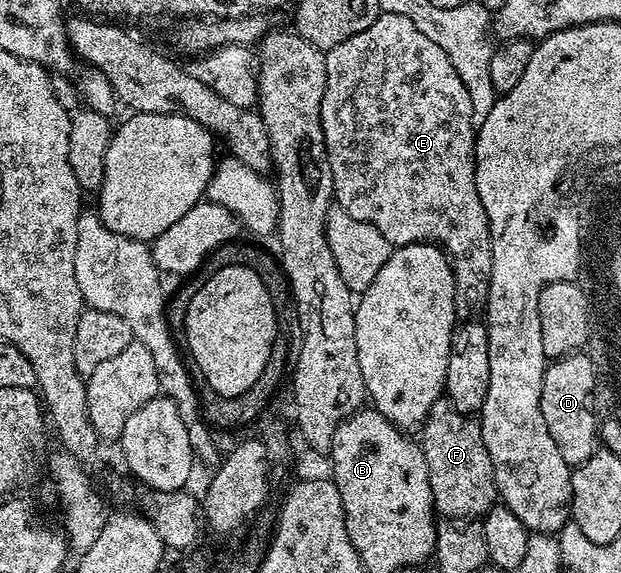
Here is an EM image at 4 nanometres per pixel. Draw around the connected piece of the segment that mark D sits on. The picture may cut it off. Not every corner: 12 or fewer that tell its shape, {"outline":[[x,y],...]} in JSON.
{"outline":[[549,361],[542,420],[573,468],[598,449],[593,363]]}

